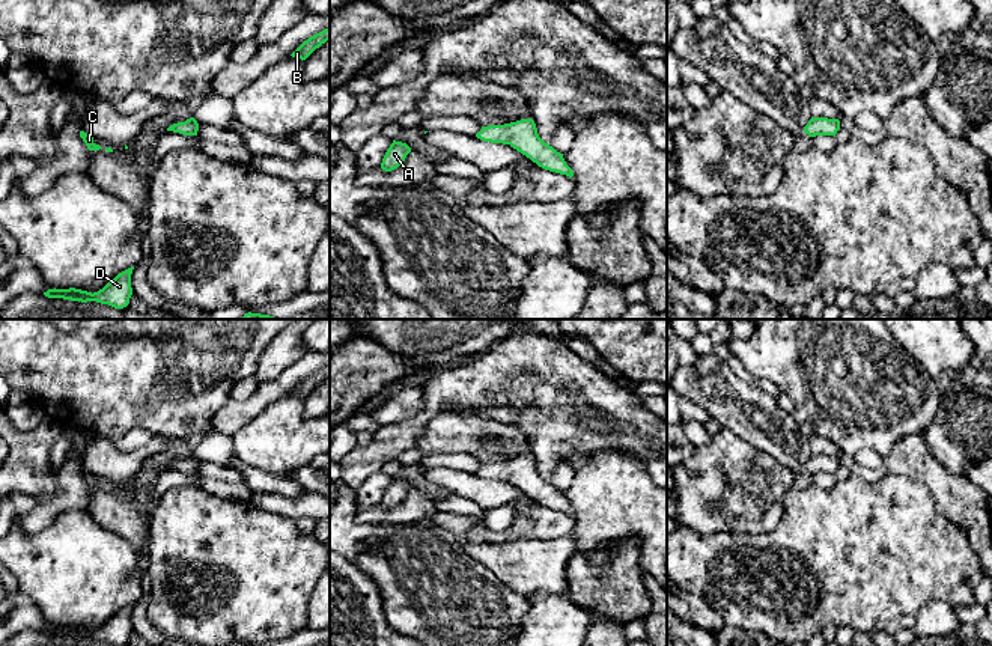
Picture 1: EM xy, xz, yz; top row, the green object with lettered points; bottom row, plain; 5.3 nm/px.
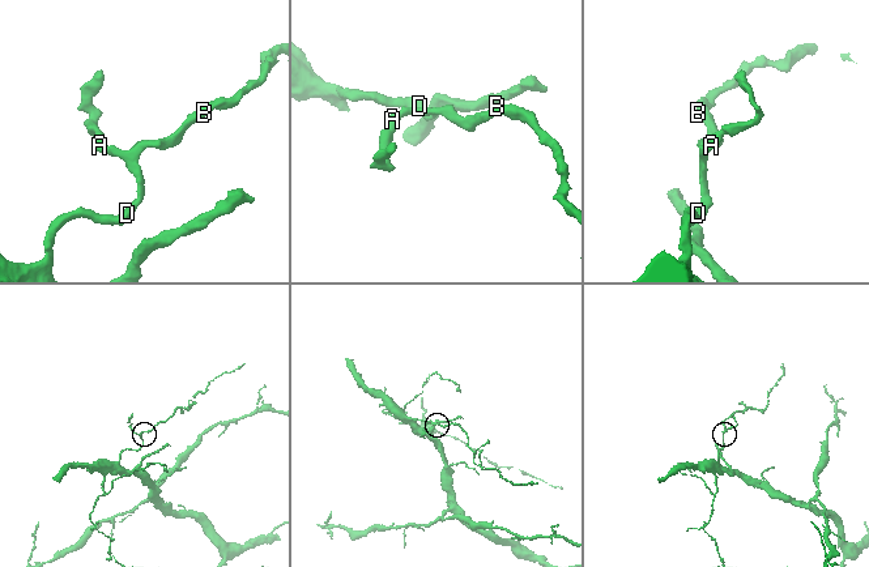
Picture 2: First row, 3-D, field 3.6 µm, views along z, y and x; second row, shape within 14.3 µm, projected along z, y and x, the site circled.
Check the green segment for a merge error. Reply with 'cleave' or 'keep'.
cleave

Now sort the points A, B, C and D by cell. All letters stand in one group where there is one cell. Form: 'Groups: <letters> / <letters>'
Groups: A C D / B

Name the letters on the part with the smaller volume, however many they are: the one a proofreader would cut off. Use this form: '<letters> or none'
B

